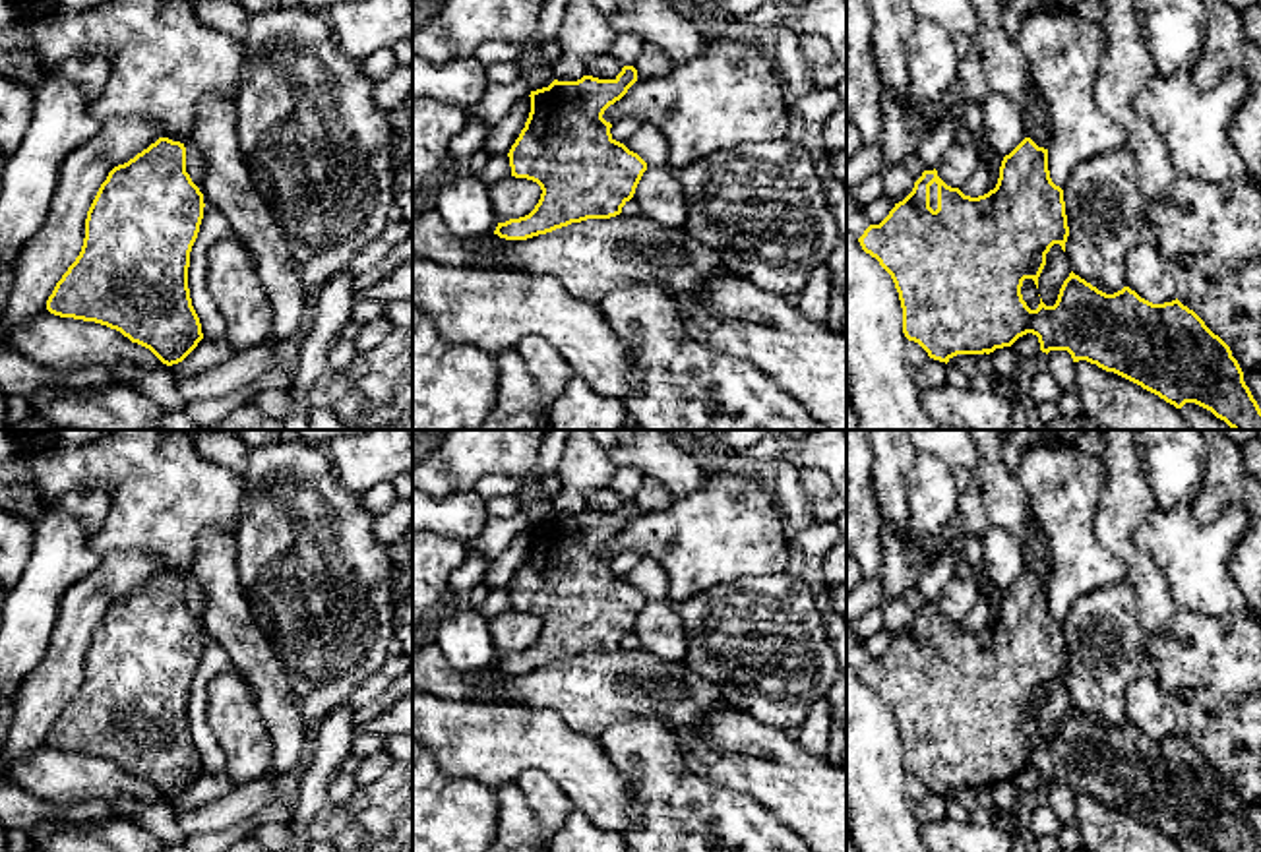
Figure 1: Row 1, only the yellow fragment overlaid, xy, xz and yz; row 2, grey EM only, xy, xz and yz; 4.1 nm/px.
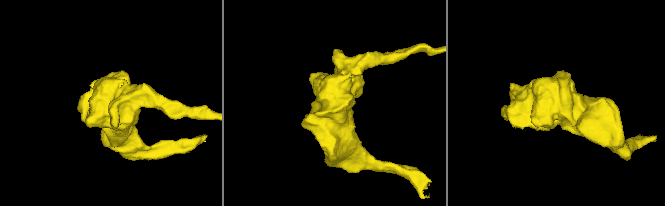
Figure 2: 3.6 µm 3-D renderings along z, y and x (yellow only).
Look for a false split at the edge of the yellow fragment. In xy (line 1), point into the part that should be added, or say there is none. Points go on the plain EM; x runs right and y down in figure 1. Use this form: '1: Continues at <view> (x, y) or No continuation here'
1: No continuation here

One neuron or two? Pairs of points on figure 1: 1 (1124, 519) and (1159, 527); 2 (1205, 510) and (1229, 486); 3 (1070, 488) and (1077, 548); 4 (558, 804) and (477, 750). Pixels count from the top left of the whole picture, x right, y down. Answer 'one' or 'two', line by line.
1: two
2: one
3: one
4: two

